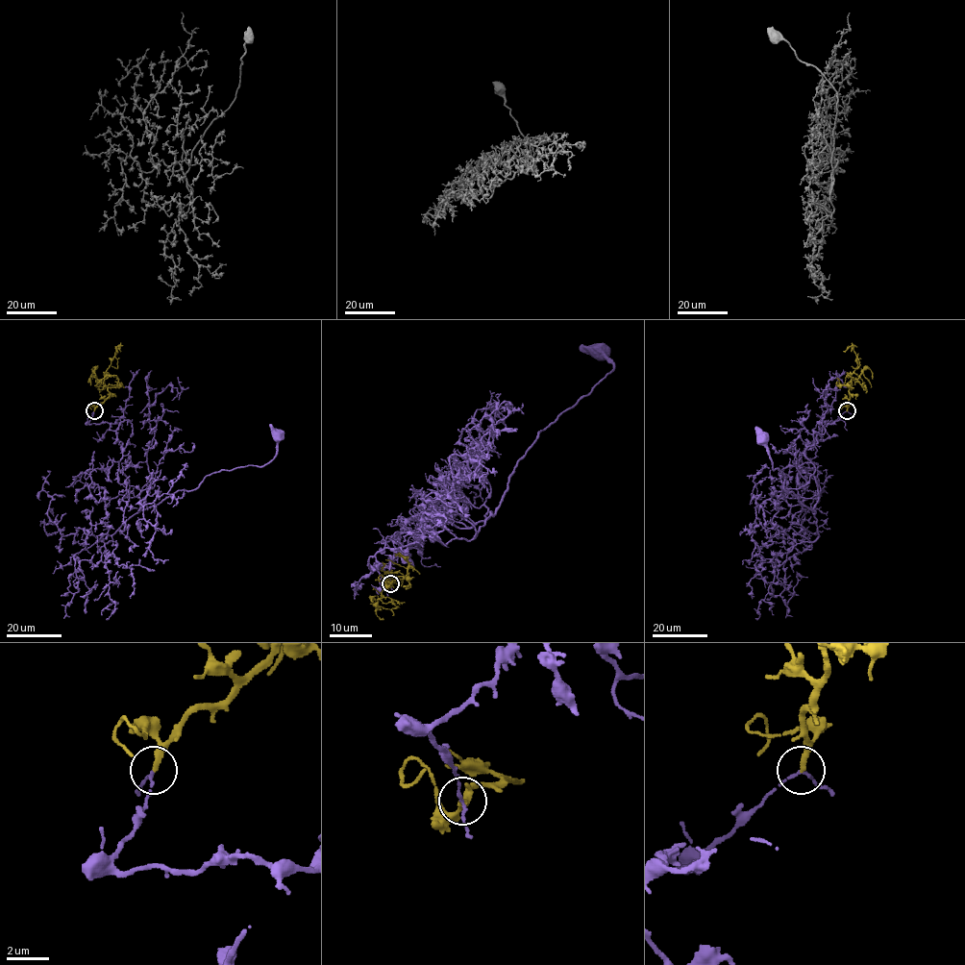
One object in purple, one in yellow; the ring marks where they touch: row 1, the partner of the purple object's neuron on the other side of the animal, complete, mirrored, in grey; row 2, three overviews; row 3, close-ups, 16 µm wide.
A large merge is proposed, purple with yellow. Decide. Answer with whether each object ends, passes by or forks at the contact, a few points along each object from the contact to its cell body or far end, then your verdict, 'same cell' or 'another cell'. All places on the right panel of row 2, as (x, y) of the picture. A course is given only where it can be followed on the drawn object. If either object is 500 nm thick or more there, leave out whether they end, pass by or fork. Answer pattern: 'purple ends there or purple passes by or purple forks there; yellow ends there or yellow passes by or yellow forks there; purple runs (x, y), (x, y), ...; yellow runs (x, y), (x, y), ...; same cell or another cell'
purple passes by; yellow ends there; purple runs (846, 410), (821, 430), (799, 462), (820, 488), (813, 513), (786, 492), (784, 475), (773, 469), (762, 438); yellow runs (846, 410), (851, 375), (857, 367), (857, 358), (852, 347), (843, 351); another cell

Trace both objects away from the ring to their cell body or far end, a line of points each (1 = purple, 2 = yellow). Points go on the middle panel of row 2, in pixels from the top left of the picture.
1: (390, 582), (383, 569), (430, 525), (428, 503), (470, 528), (494, 513), (537, 433), (613, 369), (601, 352)
2: (390, 582), (403, 577), (393, 581), (384, 581), (389, 587), (382, 562)

